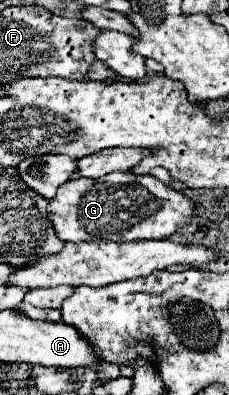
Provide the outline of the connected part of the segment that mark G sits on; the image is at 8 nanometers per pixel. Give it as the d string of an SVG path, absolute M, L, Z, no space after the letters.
M109 173L99 179L77 177L57 189L49 213L61 241L137 241L167 239L197 215L197 205L181 191L171 189L153 175Z

